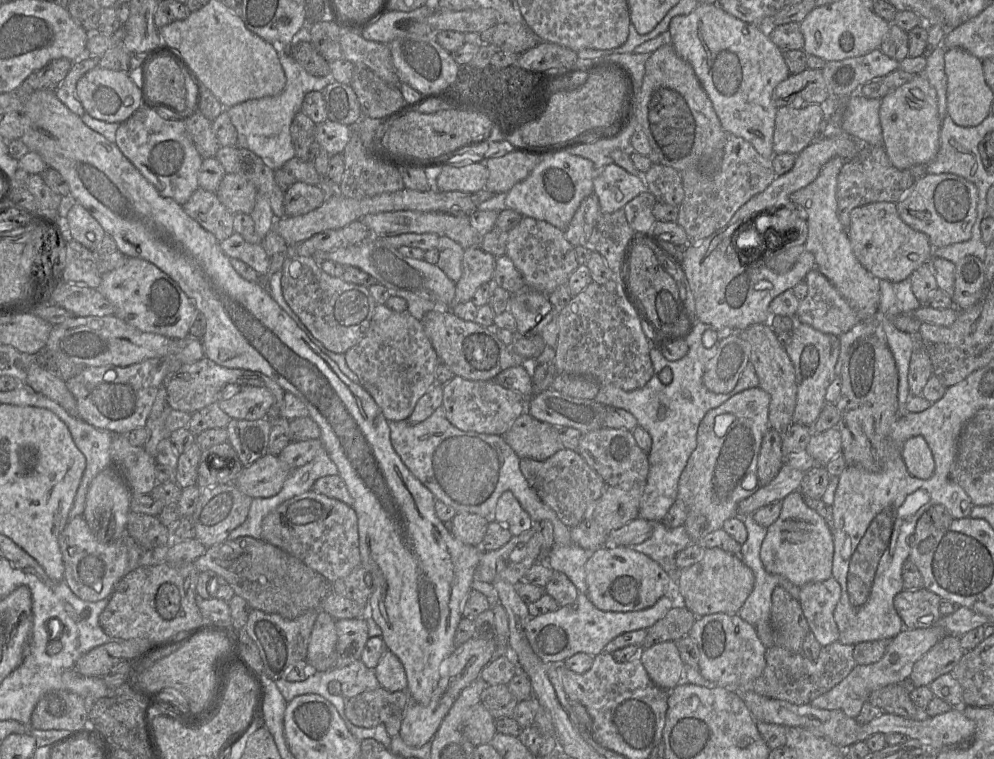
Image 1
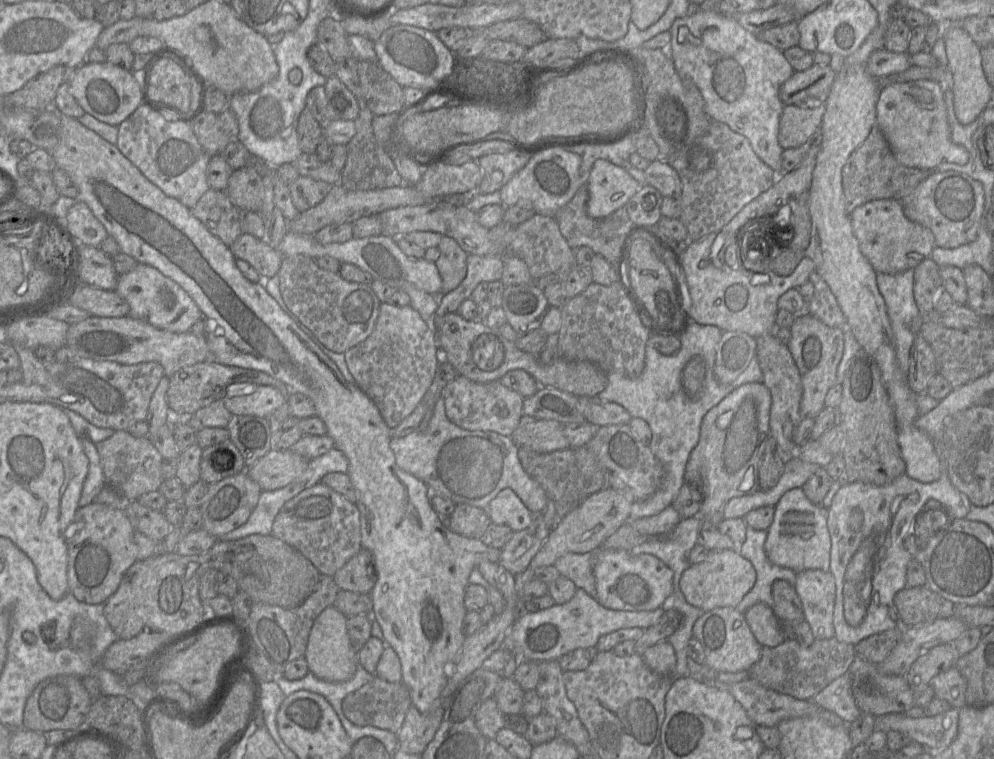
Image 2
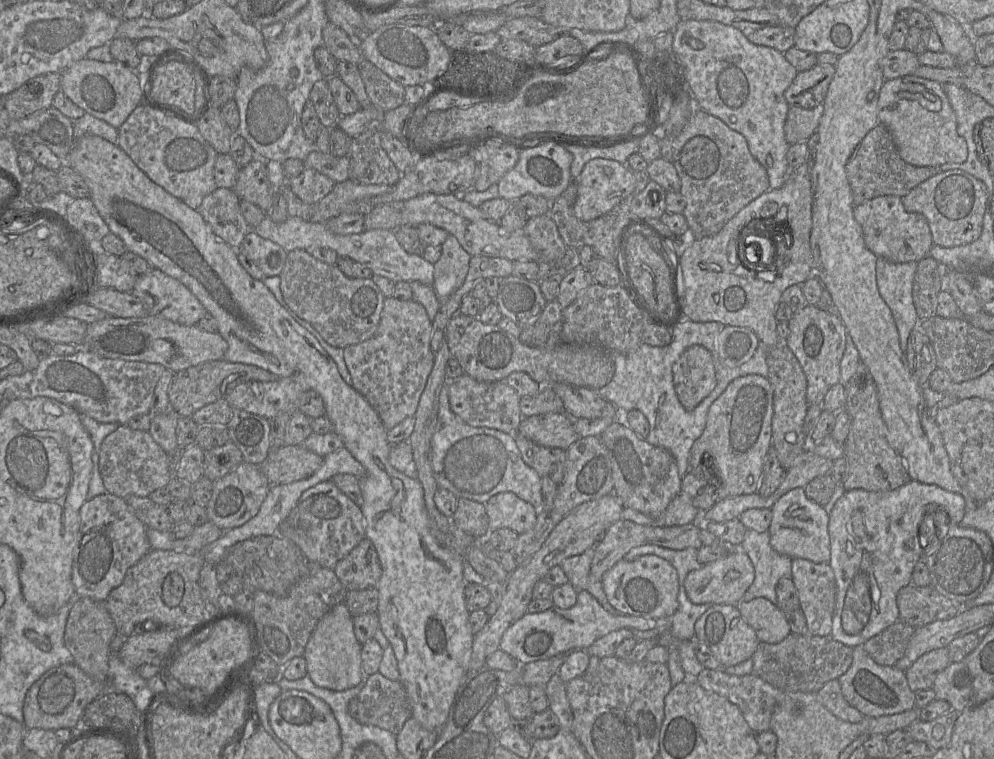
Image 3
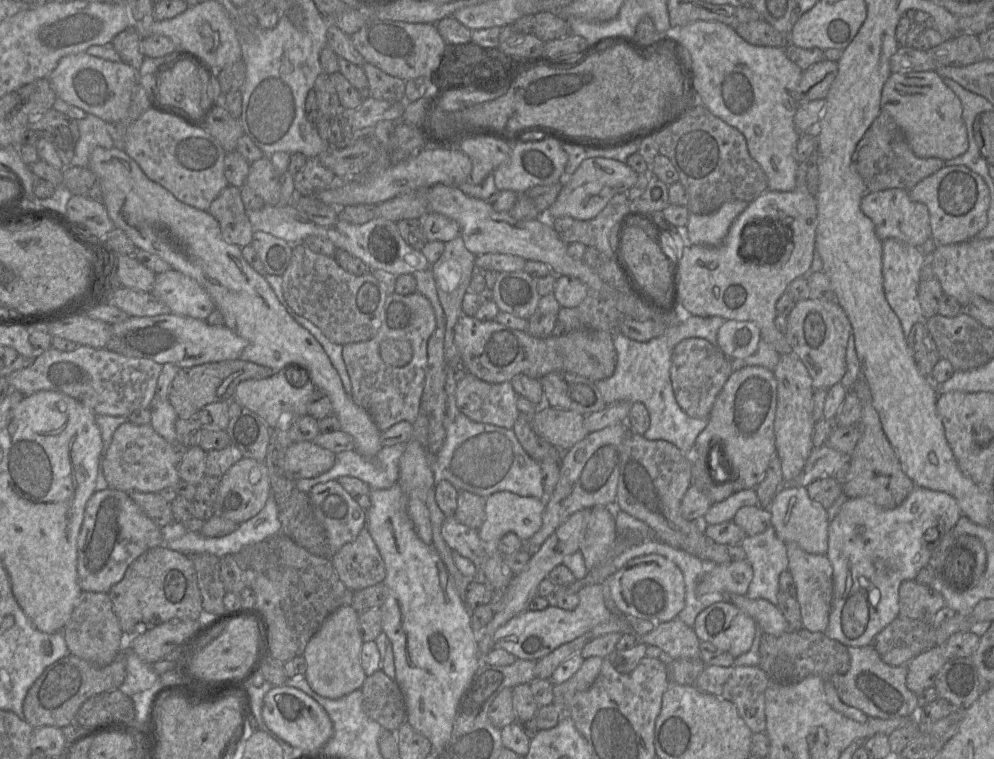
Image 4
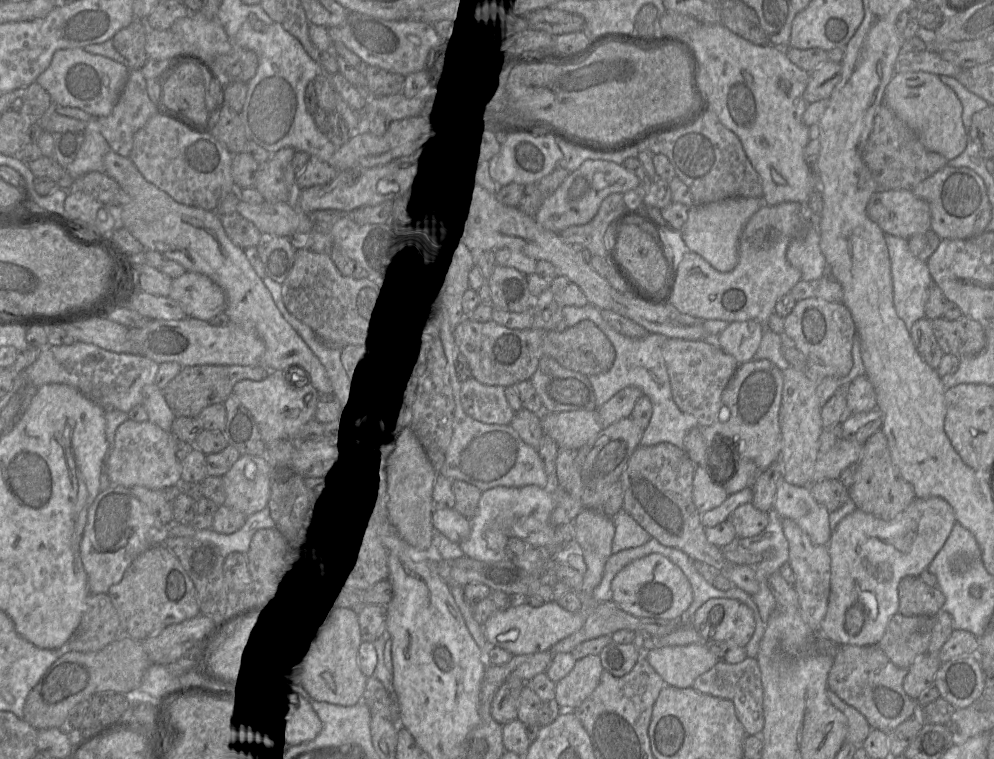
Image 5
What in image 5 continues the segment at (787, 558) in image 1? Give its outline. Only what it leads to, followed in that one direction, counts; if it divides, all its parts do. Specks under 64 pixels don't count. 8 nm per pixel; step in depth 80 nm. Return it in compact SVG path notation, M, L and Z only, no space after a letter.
M781 479L773 510L781 519L793 520L816 545L827 546L831 537L829 511L818 503L808 486L795 486Z

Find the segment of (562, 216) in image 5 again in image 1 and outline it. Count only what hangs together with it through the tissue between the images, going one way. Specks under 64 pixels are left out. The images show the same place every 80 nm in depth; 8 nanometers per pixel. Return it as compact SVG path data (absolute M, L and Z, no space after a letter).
M614 163L597 171L593 189L604 213L623 209L636 196L649 191L643 176L632 175Z

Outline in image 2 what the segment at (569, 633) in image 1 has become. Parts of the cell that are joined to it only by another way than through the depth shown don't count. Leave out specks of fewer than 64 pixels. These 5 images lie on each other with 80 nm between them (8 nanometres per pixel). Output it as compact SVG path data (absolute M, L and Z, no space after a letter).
M577 589L567 603L535 612L522 612L511 626L503 642L503 649L512 652L518 660L558 660L578 649L594 650L598 640L607 634L625 628L647 629L655 625L665 613L663 607L653 611L622 611L603 607L583 589Z

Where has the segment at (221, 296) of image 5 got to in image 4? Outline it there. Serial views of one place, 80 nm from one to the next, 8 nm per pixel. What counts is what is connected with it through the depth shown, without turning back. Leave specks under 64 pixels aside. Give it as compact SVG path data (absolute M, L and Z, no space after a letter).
M170 269L156 274L150 292L166 304L171 314L205 321L216 309L209 294L192 278Z

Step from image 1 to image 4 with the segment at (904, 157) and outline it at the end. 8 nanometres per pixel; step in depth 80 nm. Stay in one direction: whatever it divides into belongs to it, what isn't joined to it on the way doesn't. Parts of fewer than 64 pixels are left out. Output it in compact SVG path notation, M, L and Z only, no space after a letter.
M936 71L892 73L881 93L881 111L895 120L912 151L920 158L946 161L967 151L968 135L962 110L961 101Z

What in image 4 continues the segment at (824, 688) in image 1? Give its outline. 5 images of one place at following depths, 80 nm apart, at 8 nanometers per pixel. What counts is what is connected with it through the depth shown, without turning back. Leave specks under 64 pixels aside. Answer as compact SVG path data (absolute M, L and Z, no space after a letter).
M805 628L788 630L780 636L764 634L760 641L759 654L758 666L771 682L780 684L797 683L809 676L819 676L827 681L833 675L845 674L850 667L846 646L828 638L825 633L810 632Z

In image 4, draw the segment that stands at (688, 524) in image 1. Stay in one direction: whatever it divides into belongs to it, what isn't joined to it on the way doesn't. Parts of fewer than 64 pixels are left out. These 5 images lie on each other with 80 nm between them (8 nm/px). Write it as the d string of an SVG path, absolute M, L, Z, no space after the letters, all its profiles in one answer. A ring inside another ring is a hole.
M743 366L734 370L718 394L707 427L697 437L693 453L704 462L709 459L710 472L718 482L727 484L731 476L735 491L755 489L776 454L774 421L777 406L777 381L773 371L761 366ZM719 443L718 445L714 445ZM720 448L727 457L722 460ZM715 450L715 451L714 451ZM715 465L715 471L712 470ZM729 466L729 468L727 467Z

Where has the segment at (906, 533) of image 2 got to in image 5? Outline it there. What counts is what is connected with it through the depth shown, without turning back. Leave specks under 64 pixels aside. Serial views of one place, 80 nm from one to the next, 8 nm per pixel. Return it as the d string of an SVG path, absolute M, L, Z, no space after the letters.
M940 497L915 498L898 517L885 521L856 509L832 531L827 545L831 557L831 583L827 612L820 630L838 646L871 646L882 639L888 622L898 612L898 584L907 576L919 576L944 546L956 518L950 504Z

